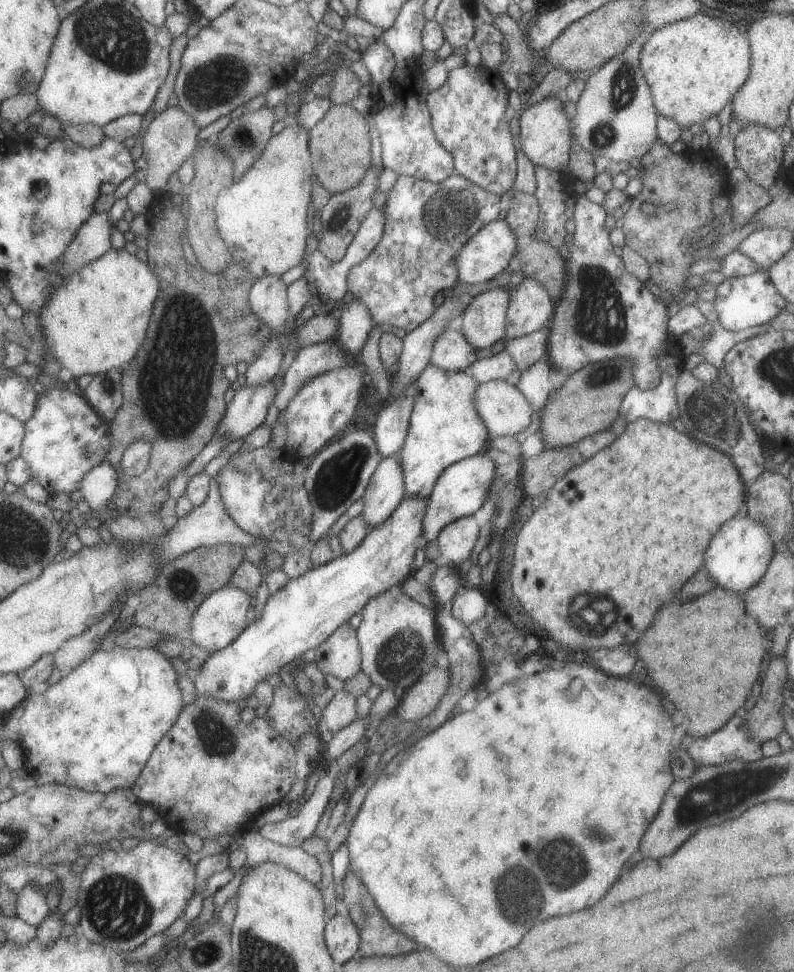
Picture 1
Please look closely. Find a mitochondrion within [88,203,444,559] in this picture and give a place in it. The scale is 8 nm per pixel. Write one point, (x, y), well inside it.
(335, 480)

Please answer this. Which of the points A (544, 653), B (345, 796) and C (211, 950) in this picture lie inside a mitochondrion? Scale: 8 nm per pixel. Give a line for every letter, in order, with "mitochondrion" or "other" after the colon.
A: other
B: other
C: mitochondrion

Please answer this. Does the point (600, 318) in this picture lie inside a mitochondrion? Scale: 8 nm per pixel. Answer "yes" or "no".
yes

